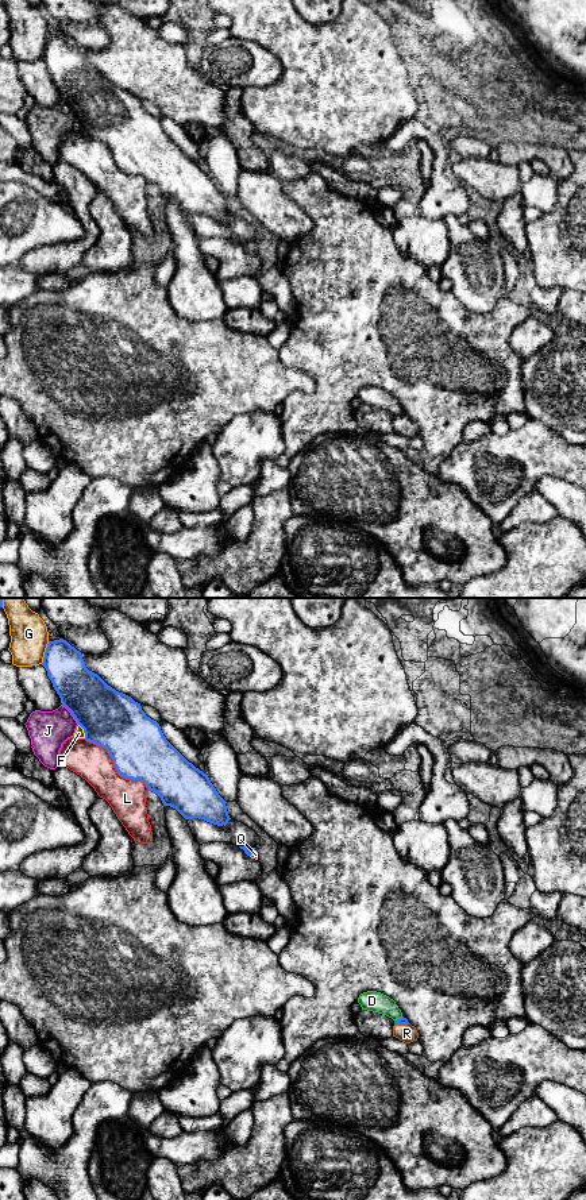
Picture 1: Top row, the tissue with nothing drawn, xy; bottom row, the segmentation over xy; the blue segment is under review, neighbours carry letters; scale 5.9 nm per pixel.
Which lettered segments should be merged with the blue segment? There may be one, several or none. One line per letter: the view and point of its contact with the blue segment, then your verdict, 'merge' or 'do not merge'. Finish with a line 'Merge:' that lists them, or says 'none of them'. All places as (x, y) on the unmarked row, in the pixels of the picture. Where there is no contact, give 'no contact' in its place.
D: meets blue in xy at (397, 415); do not merge
F: meets blue in xy at (84, 126); do not merge
G: meets blue in xy at (45, 47); do not merge
J: meets blue in xy at (72, 110); do not merge
L: meets blue in xy at (115, 162); do not merge
Q: meets blue in xy at (253, 249); merge
R: meets blue in xy at (401, 419); merge
Merge: Q, R

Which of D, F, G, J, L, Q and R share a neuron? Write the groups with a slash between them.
D / F J / G / L / Q R

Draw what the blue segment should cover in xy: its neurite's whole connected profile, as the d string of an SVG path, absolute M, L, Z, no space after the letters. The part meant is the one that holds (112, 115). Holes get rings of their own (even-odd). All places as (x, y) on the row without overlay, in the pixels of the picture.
M63 34L49 36L42 61L62 101L84 124L85 135L107 144L120 171L143 177L149 186L161 193L163 201L176 204L185 215L198 213L217 221L228 219L231 213L227 197L219 190L208 170L189 158L166 135L159 119L146 111L140 99L89 66L80 46Z

